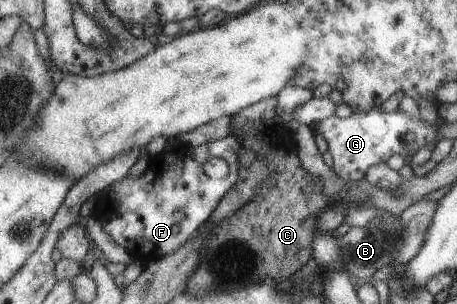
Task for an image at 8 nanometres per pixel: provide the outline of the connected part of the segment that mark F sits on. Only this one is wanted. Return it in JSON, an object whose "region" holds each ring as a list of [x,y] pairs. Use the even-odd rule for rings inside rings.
{"region":[[[231,134],[219,141],[207,142],[197,147],[179,145],[171,152],[155,155],[150,158],[149,166],[138,177],[125,177],[98,193],[93,217],[101,223],[111,239],[124,247],[132,258],[152,261],[172,254],[211,219],[227,192],[236,185],[240,178],[239,153],[242,147],[240,139]],[[211,157],[222,158],[229,165],[229,173],[224,178],[207,177],[207,173],[203,171],[205,161]]]}

